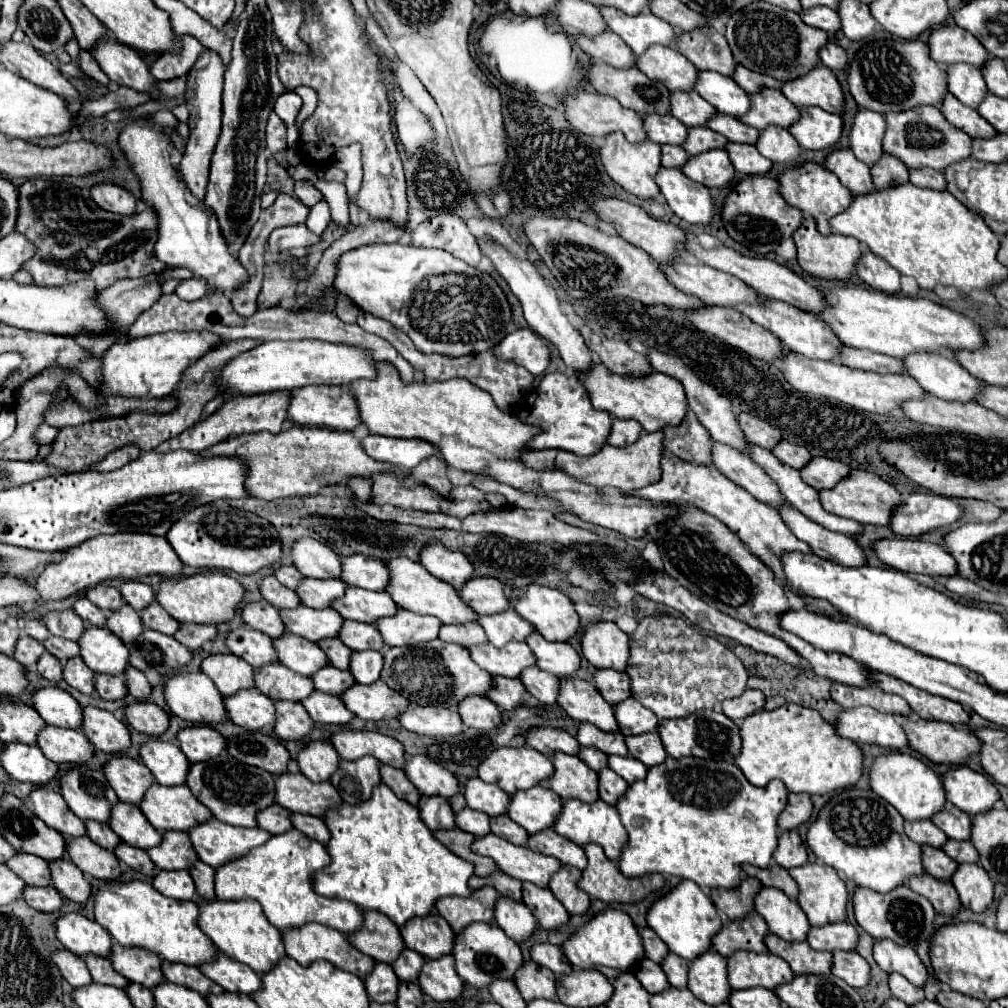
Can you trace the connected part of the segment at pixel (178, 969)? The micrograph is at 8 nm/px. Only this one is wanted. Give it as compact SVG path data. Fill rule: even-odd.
M161 960L161 972L163 972L165 980L187 986L187 988L203 994L203 996L223 992L223 988L219 984L215 984L213 980L203 976L199 972L199 968L195 968L195 966L187 966L187 964L179 964L179 962L173 964L173 962L167 962L167 960Z

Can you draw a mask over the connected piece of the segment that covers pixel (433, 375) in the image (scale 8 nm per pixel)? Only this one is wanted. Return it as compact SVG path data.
M359 312L357 326L361 326L369 334L375 334L375 336L387 340L415 370L421 370L427 380L443 382L443 380L451 380L451 378L465 378L471 384L479 386L481 390L489 392L493 396L493 402L497 404L497 408L503 410L503 412L511 410L529 392L529 388L531 388L531 384L535 380L535 376L527 368L517 366L515 362L499 360L499 358L495 358L495 354L491 350L481 352L481 354L461 356L461 358L447 358L447 356L441 356L441 354L419 354L419 350L415 350L415 344L407 338L407 334L403 334L399 328L395 328L389 322L383 322L381 318L375 318L375 316L367 314L367 312Z

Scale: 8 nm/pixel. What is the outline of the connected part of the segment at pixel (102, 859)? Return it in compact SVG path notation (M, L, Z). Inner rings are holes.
M87 836L65 838L65 854L87 876L93 876L99 880L117 880L121 874L121 866L115 854L97 846Z

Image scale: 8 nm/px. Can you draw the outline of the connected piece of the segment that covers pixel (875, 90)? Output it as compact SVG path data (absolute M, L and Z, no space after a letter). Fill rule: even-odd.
M877 38L865 42L849 62L847 84L853 100L867 110L887 114L903 112L919 104L939 106L947 86L943 82L943 66L929 58L927 44L921 40Z

